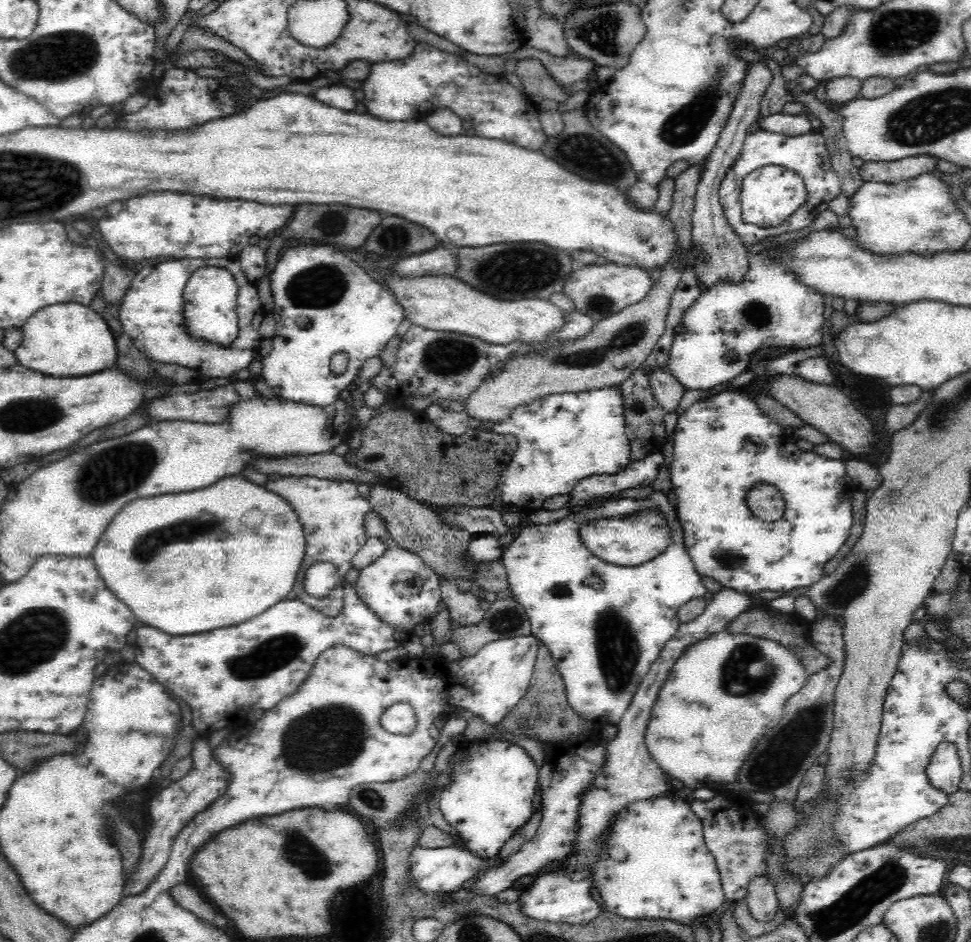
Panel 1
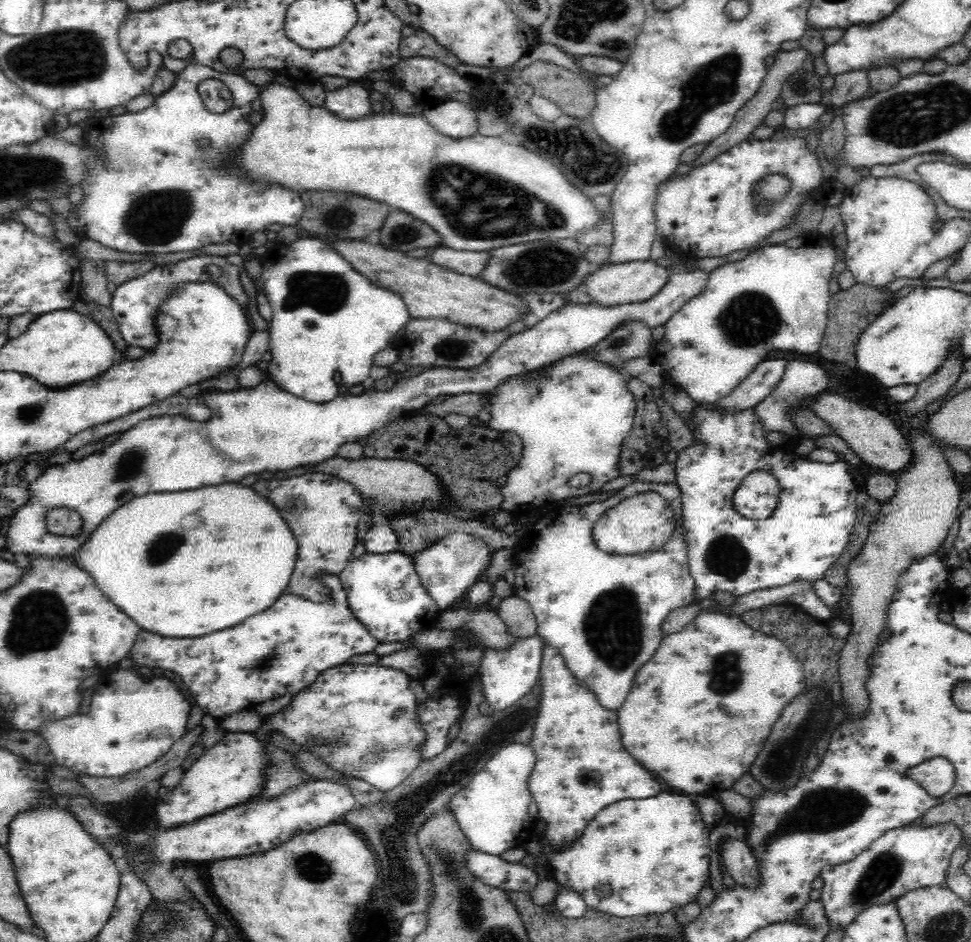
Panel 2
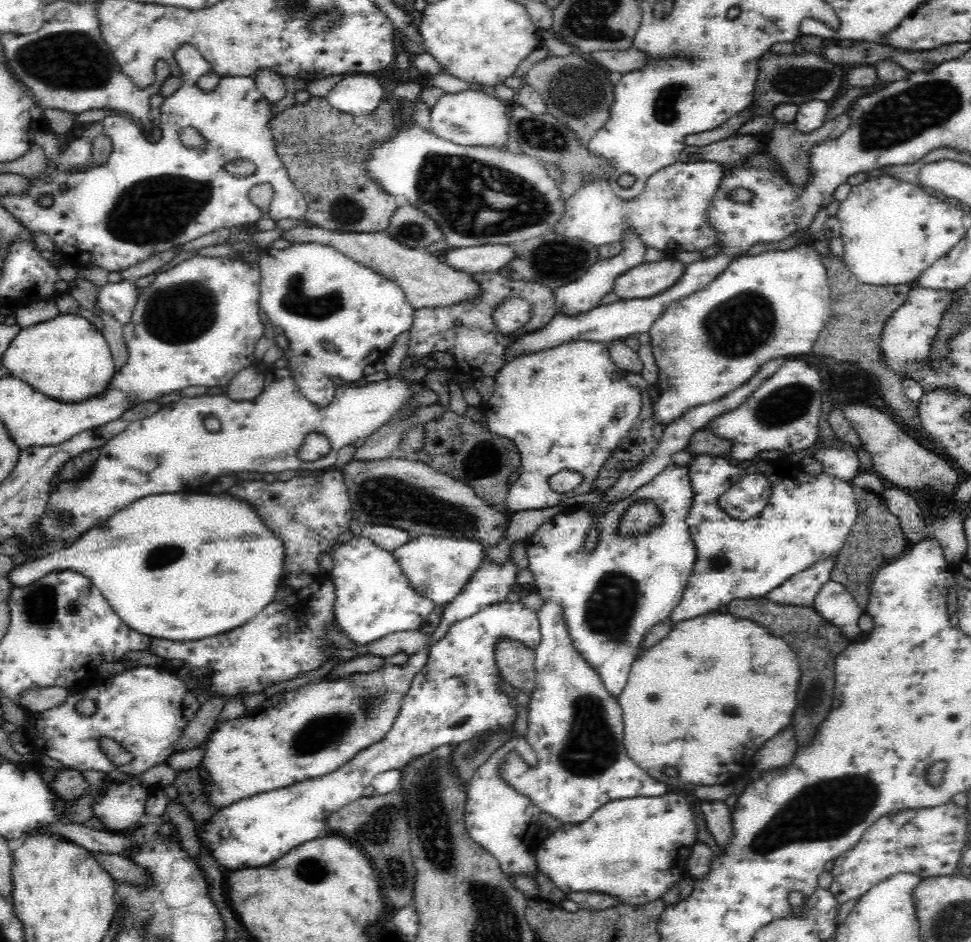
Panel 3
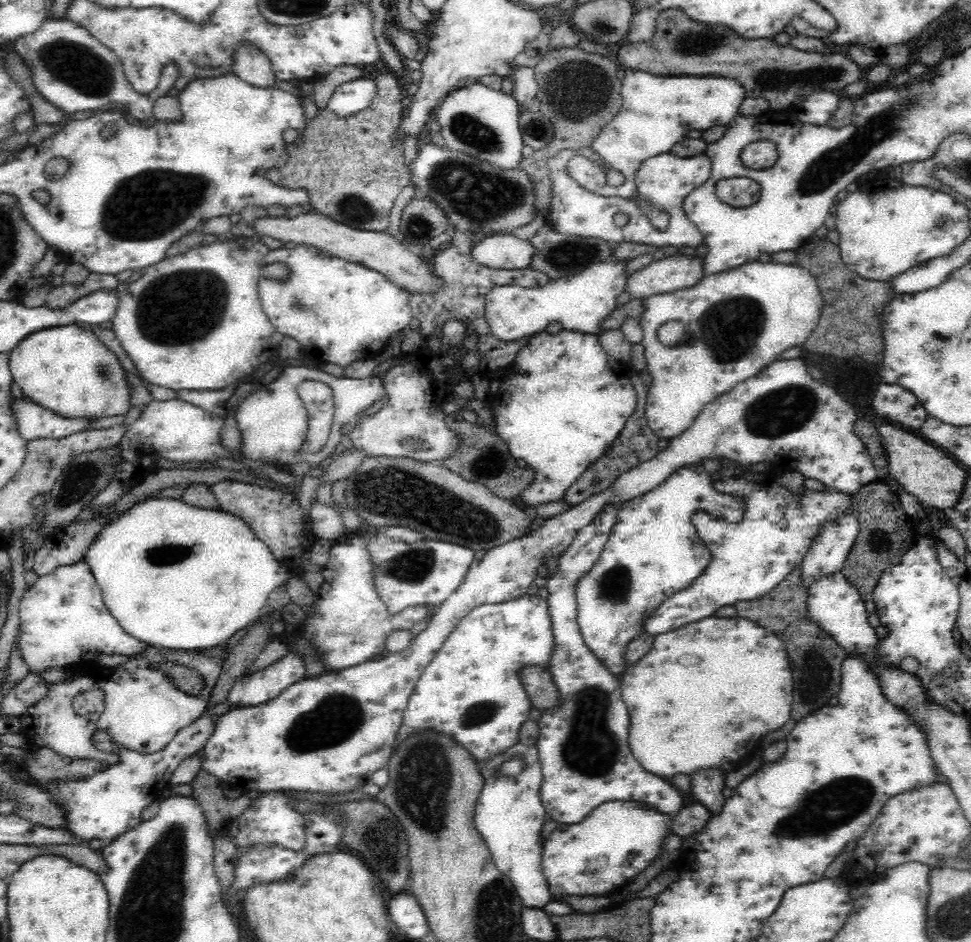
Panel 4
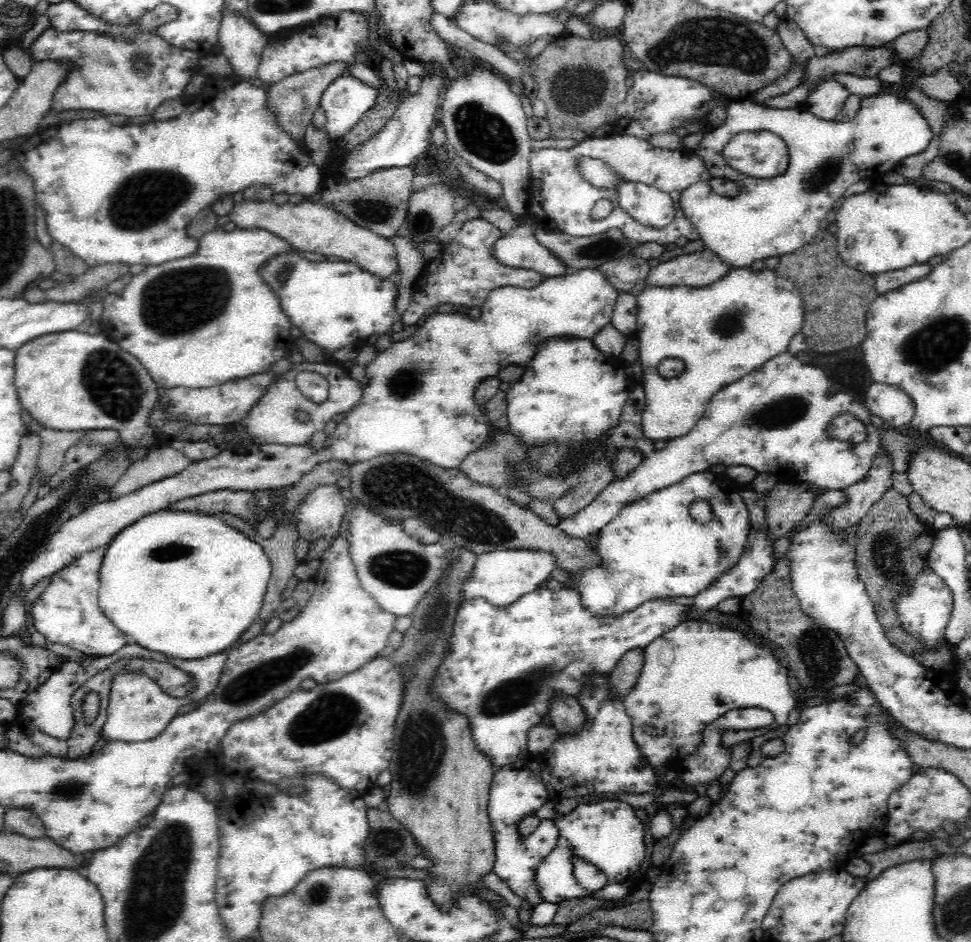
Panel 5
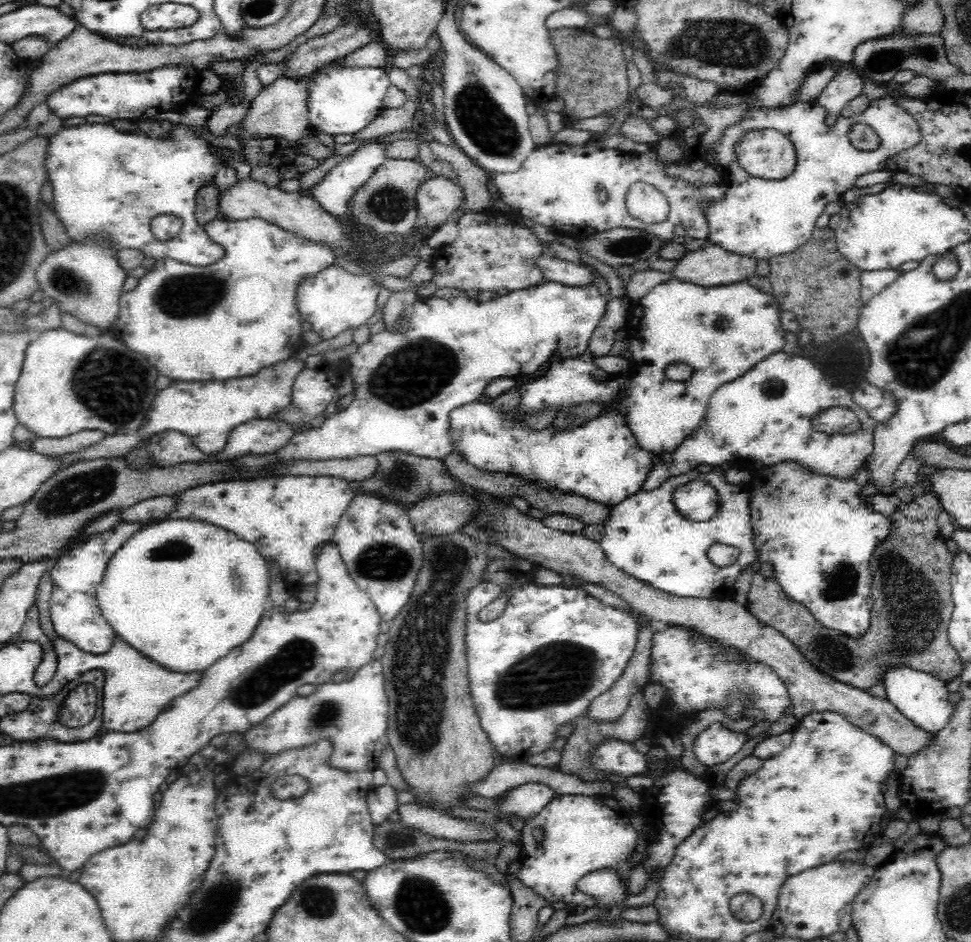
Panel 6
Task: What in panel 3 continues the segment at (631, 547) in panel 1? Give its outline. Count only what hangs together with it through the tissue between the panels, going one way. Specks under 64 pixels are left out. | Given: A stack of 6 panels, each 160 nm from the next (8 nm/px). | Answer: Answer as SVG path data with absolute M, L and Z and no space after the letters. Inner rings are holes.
M642 498L613 516L609 525L614 526L614 535L618 537L646 538L647 534L660 526L663 520L664 517L660 515L656 503Z

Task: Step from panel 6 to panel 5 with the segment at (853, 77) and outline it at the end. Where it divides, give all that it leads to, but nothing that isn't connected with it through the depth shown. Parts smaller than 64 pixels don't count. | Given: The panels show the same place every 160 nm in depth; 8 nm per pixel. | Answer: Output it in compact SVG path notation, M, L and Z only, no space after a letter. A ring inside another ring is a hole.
M824 81L813 88L800 106L818 118L834 121L848 95L848 90L838 81Z

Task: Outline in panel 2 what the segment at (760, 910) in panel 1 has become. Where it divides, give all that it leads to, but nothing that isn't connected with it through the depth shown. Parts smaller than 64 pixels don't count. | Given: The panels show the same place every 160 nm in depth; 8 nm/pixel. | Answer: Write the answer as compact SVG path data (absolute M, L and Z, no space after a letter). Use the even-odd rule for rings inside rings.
M732 839L723 844L725 868L737 884L744 886L757 886L761 880L758 872L756 857L752 855L751 848L746 840Z

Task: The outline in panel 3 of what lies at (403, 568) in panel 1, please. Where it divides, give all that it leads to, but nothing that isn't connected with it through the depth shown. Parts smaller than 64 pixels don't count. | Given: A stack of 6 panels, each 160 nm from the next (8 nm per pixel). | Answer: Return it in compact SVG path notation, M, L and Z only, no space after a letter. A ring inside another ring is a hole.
M353 537L332 553L334 567L330 572L334 586L333 614L335 622L342 628L344 636L354 644L370 644L395 632L420 630L428 615L434 610L435 604L429 598L418 594L409 586L393 553L372 543L368 537Z

